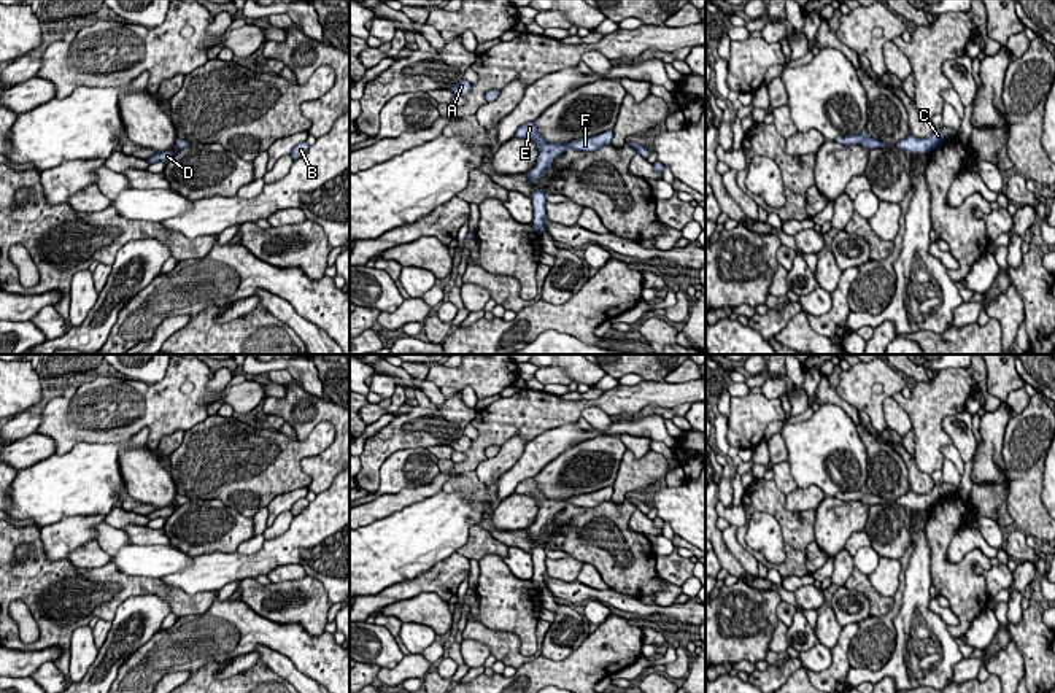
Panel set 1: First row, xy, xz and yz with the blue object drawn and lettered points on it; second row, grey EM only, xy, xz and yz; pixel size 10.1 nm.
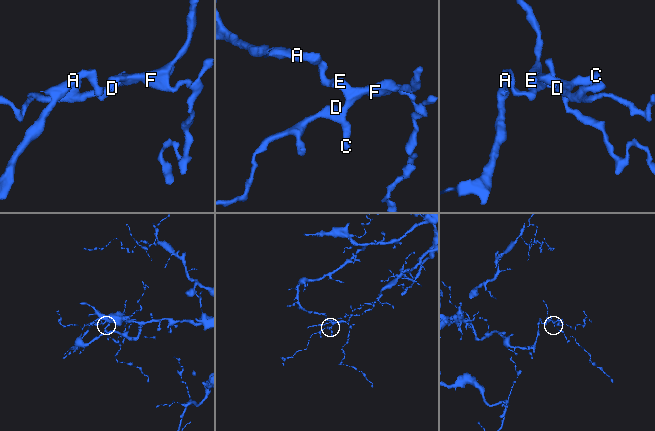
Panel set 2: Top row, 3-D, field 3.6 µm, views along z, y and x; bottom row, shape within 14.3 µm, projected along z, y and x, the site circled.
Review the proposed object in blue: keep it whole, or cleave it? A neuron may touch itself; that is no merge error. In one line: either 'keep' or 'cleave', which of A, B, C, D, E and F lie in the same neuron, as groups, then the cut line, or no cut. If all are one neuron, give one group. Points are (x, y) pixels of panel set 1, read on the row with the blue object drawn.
keep; A B C D E F; no cut

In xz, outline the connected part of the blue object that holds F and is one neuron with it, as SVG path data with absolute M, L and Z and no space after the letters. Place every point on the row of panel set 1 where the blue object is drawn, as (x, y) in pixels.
M526 122L516 129L515 137L532 138L539 146L537 164L532 170L524 173L531 184L537 184L540 175L551 165L553 159L561 156L566 149L572 148L575 151L596 151L602 146L609 146L613 140L613 130L602 132L588 138L577 138L570 143L548 143L535 129L534 122Z

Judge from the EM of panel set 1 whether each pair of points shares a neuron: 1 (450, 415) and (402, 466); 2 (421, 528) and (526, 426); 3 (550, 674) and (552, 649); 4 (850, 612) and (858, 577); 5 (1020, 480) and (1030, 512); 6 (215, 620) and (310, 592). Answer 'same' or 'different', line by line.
1: different
2: different
3: different
4: different
5: same
6: different

